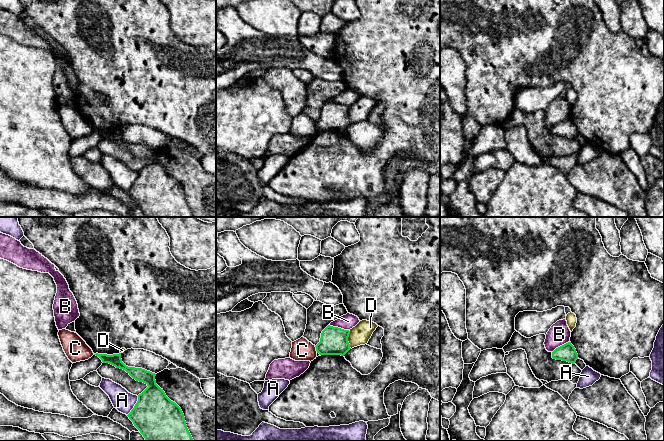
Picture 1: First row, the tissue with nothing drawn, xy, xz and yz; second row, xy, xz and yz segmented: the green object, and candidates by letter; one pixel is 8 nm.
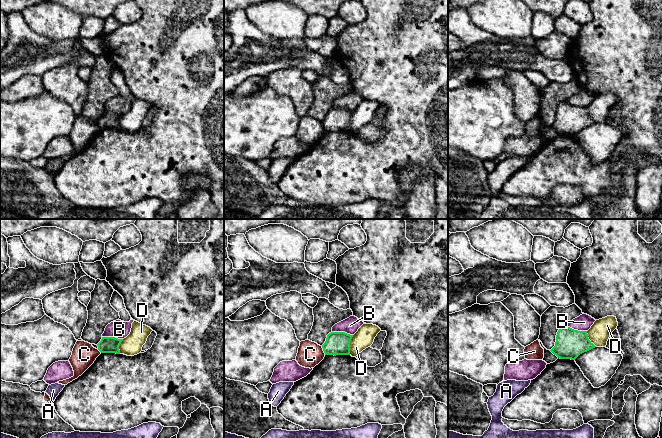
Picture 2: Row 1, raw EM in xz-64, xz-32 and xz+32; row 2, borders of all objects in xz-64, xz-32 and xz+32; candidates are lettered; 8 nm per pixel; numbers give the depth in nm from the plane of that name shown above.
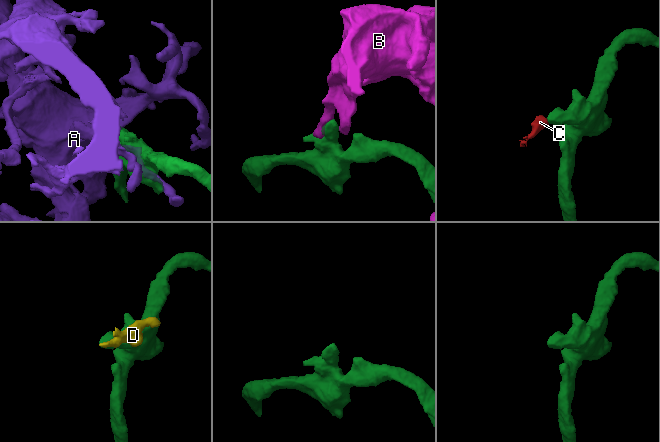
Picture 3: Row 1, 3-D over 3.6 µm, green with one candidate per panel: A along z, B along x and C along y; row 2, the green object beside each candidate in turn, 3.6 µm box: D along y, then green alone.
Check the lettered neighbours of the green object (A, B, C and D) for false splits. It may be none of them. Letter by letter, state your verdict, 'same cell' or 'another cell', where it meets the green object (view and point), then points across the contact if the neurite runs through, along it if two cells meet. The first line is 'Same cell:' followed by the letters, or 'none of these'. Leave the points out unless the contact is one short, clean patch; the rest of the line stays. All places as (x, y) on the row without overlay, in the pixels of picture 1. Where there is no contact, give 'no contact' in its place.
Same cell: none of these
A: another cell; meets green in xy at (134, 182)
B: another cell; meets green in xz at (339, 104)
C: another cell; meets green in xz at (316, 125); border along xz (314, 122), (317, 128)
D: another cell; meets green in xz at (347, 115)

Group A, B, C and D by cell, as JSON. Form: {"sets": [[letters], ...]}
{"sets": [["A"], ["B"], ["C"], ["D"]]}

